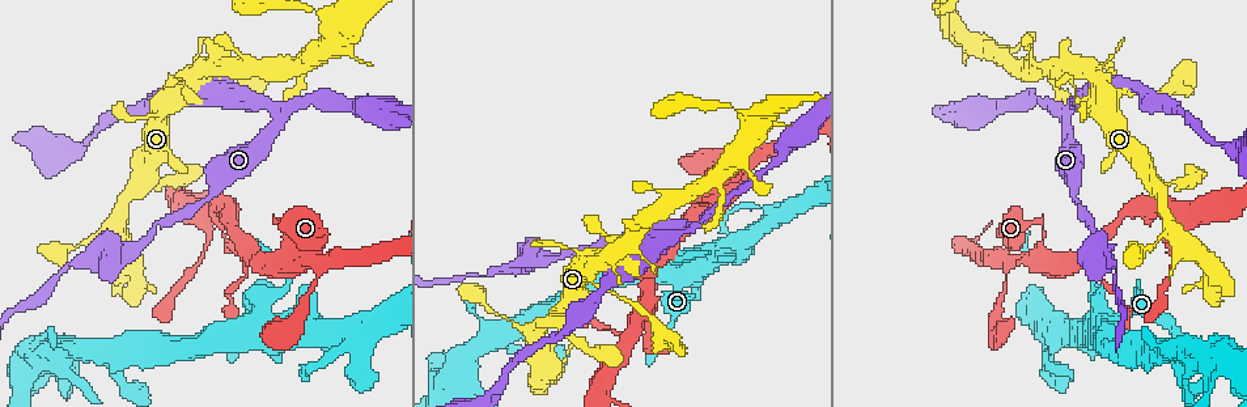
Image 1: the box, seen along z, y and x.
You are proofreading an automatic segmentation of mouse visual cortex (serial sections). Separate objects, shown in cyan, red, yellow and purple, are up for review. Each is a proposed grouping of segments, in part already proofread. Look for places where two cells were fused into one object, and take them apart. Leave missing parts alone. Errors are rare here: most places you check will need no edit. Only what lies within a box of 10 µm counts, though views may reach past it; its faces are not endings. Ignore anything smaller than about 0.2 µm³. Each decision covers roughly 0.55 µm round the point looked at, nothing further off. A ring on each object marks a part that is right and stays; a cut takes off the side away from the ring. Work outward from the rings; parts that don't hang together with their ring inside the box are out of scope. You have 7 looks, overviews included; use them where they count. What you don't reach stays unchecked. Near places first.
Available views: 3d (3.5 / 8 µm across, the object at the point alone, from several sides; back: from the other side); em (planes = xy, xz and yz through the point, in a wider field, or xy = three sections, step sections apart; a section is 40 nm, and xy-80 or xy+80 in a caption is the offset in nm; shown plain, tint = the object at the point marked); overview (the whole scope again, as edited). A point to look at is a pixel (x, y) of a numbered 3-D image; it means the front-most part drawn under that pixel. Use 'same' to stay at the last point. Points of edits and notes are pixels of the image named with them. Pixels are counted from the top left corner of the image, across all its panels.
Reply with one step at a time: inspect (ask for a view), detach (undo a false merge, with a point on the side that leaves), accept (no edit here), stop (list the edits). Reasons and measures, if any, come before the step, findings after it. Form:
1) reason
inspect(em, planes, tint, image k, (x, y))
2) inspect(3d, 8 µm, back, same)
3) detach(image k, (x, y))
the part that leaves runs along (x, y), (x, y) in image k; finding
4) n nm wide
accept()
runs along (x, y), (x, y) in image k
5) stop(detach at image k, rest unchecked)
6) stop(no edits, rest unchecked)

abrupt turn
inspect(3d, 3.5 µm, image 1, (256, 324))

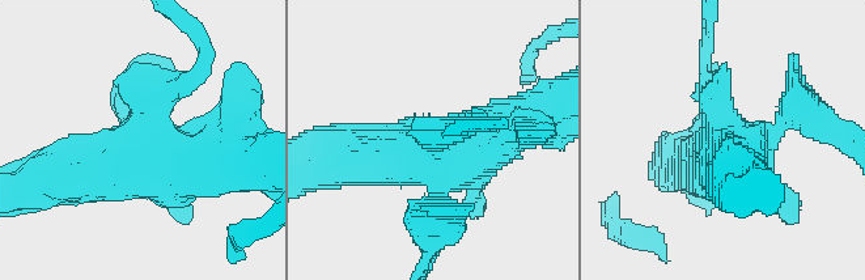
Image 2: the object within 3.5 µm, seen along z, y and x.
inspect(em, planes, tint, image 2, (136, 141))

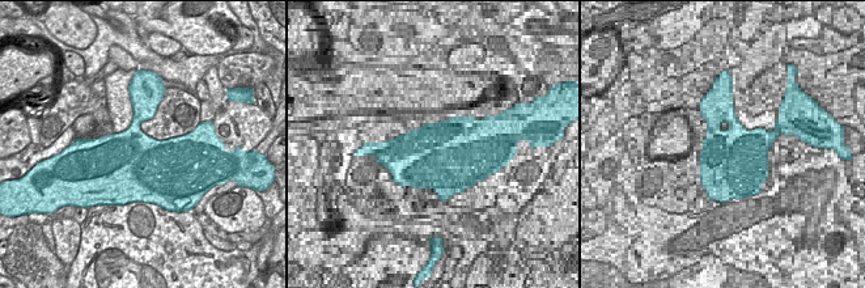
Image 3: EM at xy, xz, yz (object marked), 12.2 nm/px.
850 nm wide
accept()
runs along (436, 202), (428, 131), (476, 124) in image 2; continuous, no second cell

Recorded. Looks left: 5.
sharp bend
inspect(3d, 3.5 µm, image 1, (314, 279))

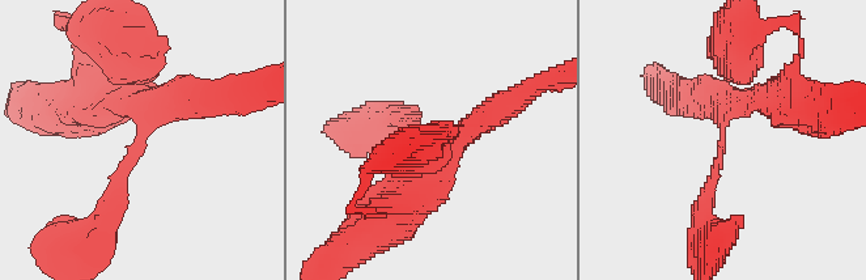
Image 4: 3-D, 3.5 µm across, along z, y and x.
arms of 150, 200 nm; now the EM
inspect(em, xy, step 1, tint, image 4, (721, 138))

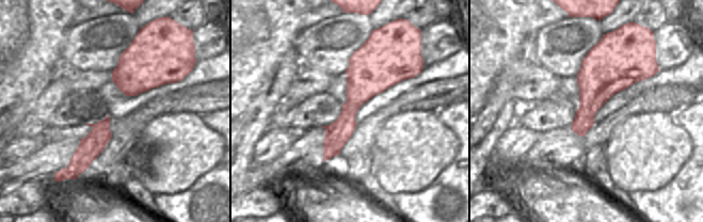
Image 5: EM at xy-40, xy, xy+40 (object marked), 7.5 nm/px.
cut it another way
inspect(em, xy, step 2, tint, same)

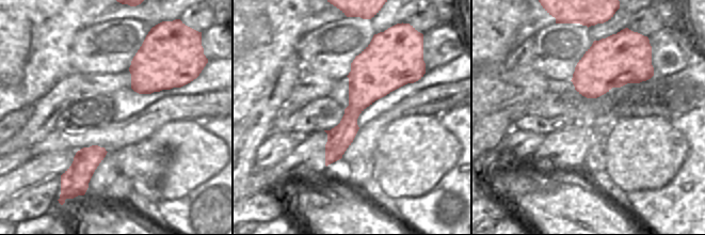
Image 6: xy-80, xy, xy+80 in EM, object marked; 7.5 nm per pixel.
accept()
runs along (139, 68), (156, 121), (103, 217) in image 4; one cell here

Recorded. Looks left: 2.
three-way junction
inspect(3d, 3.5 µm, image 1, (695, 225))

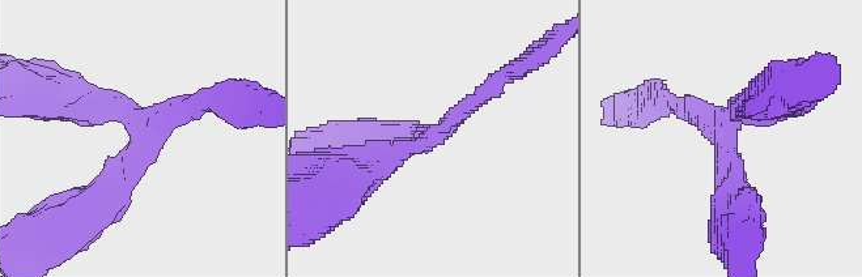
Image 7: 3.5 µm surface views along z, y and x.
3 arms; arms of 200, 300, 300 nm; now the EM
inspect(em, xy, step 5, tint, image 7, (431, 134))

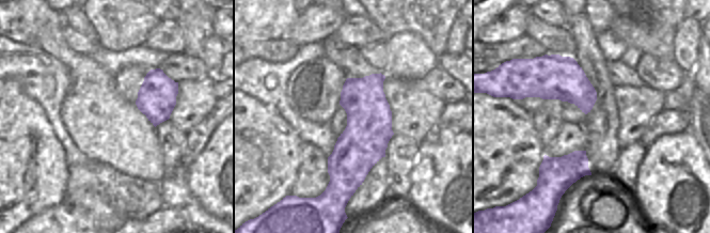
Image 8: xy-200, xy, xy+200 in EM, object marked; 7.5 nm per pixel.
accept()
runs along (729, 196), (726, 128), (769, 99) in image 7; all the same cell

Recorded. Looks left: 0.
stop(no edits, rest unchecked)

